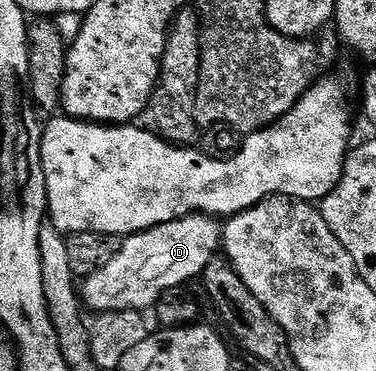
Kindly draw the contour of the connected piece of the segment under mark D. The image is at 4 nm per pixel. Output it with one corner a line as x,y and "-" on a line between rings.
184,216
145,232
134,232
120,241
115,258
95,274
91,274
83,284
83,304
86,309
94,308
94,313
123,312
152,309
163,293
172,288
188,285
188,280
196,281
202,270
218,255
223,244
223,228
212,216

